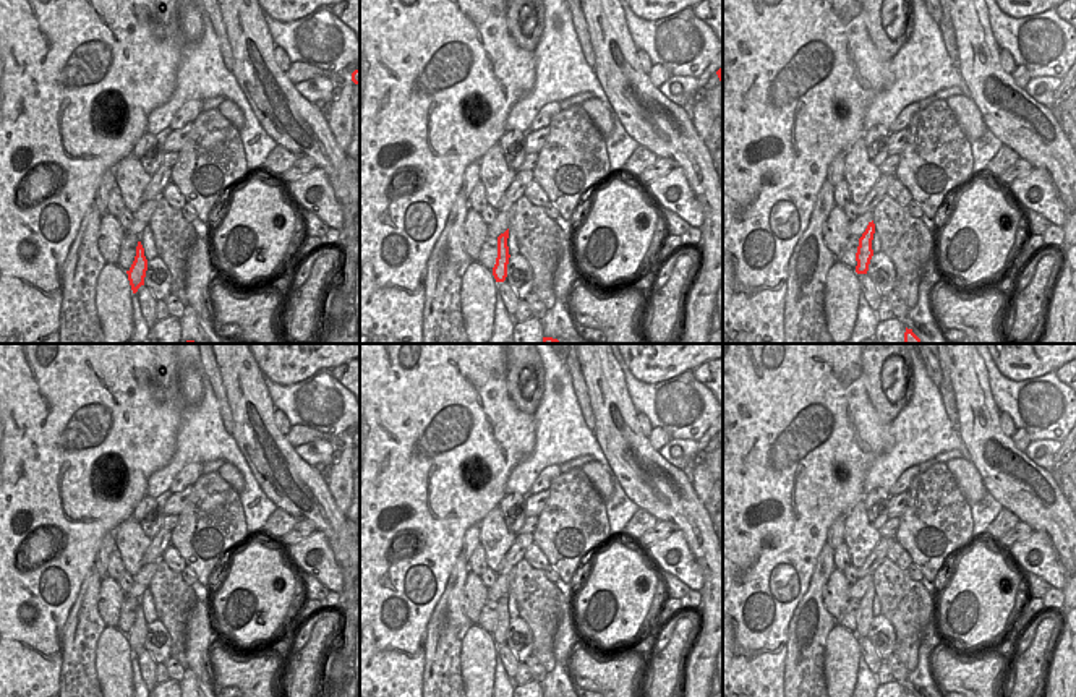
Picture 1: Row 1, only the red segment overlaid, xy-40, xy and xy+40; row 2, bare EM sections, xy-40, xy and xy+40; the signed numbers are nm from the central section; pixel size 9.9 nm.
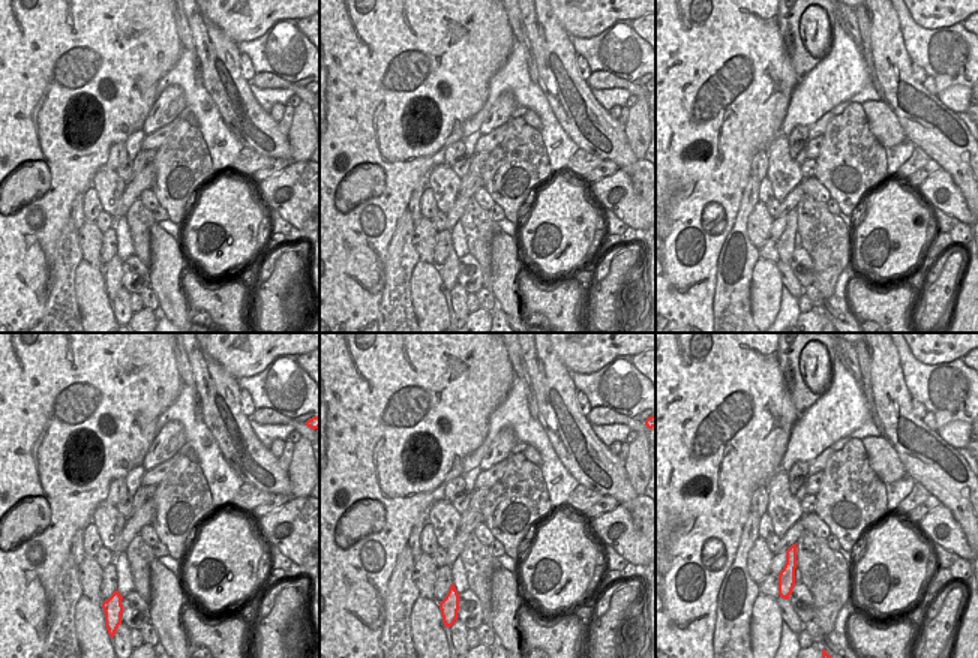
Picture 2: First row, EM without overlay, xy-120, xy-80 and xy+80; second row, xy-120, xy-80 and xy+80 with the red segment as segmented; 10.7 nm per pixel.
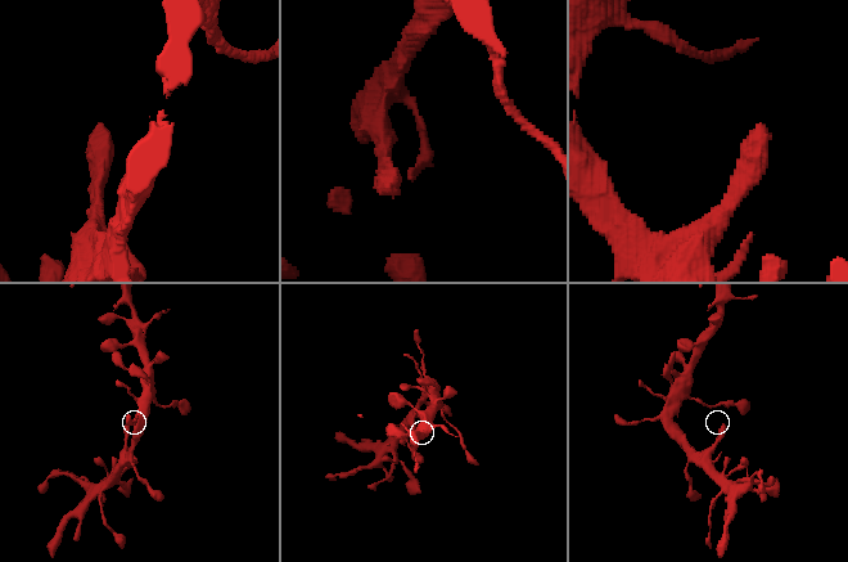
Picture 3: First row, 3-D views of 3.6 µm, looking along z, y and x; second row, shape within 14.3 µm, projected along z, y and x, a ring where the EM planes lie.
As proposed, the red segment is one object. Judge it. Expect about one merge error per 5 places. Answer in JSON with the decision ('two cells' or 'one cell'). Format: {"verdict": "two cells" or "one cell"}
{"verdict": "one cell"}

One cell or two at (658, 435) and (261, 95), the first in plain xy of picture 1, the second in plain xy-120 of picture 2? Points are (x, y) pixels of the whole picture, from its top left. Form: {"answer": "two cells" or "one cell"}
{"answer": "two cells"}

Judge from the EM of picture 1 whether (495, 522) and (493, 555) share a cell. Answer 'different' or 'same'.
same

